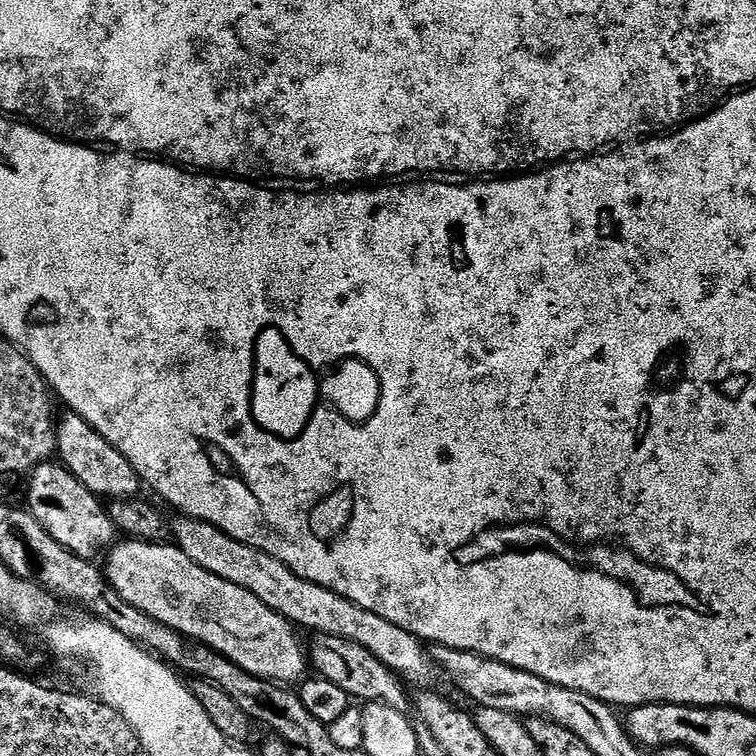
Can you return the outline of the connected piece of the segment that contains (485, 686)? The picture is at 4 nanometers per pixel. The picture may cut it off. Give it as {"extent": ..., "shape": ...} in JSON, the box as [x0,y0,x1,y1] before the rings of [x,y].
{"extent":[456,652,592,747],"shape":[[[460,652],[460,684],[456,689],[461,695],[474,700],[477,707],[506,710],[522,718],[548,720],[581,738],[592,747],[592,701],[589,695],[557,684],[546,682],[528,671],[506,666],[497,660],[486,659],[472,652]]]}

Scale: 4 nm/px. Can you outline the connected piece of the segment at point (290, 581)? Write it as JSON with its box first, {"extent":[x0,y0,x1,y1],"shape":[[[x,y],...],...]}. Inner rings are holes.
{"extent":[170,518,432,681],"shape":[[[191,518],[176,520],[170,528],[173,541],[192,562],[202,566],[215,577],[242,586],[278,615],[286,617],[290,624],[302,630],[308,628],[317,635],[338,637],[360,645],[405,681],[412,679],[413,676],[429,674],[430,666],[432,667],[431,659],[429,655],[427,658],[423,643],[408,631],[386,622],[372,611],[362,610],[334,591],[326,590],[297,576],[281,560],[266,552],[247,547],[245,544],[239,544],[236,548],[232,536],[226,535],[220,528],[210,523]],[[234,550],[238,551],[238,570],[232,570]]]}

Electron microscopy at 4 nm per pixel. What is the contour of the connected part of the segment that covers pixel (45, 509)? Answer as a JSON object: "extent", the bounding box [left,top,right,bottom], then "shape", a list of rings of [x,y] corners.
{"extent":[26,462,118,561],"shape":[[[49,462],[38,465],[32,475],[27,477],[27,484],[26,507],[28,512],[34,514],[34,518],[38,518],[38,522],[42,522],[42,530],[46,530],[46,534],[50,534],[50,538],[54,538],[54,542],[58,542],[58,546],[66,546],[66,550],[91,561],[97,559],[96,555],[99,552],[100,555],[107,553],[108,549],[112,547],[118,533],[114,522],[108,517],[107,507],[102,503],[101,497],[86,490],[86,486],[82,486],[82,482],[78,482],[78,478],[74,478],[74,474],[70,474],[63,464]]]}

